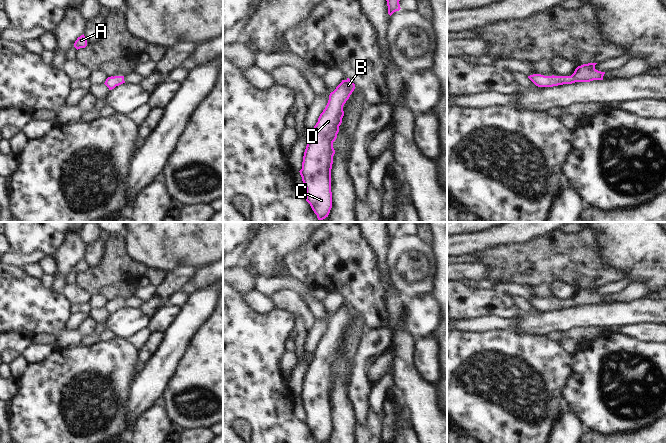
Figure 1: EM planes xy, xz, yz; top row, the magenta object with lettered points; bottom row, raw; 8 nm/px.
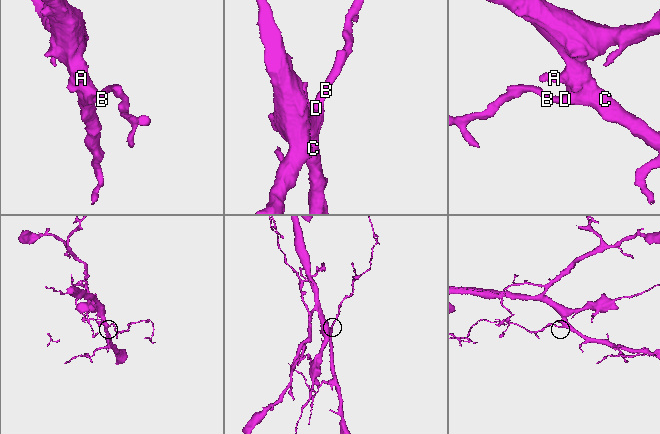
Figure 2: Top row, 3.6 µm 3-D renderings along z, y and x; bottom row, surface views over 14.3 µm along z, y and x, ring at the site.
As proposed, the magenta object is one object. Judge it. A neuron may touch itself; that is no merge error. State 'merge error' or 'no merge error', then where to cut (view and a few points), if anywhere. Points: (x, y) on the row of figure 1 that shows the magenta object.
no merge error; no cut

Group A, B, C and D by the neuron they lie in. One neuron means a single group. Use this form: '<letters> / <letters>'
A B C D

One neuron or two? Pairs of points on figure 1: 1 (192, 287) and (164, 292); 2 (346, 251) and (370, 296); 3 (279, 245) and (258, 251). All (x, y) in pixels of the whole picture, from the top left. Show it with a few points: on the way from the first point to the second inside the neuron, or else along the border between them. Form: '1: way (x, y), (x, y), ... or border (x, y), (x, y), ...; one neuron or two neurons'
1: border (196, 270), (181, 289); two neurons
2: way (349, 262), (349, 265), (363, 285); one neuron
3: way (274, 245), (263, 251); one neuron

